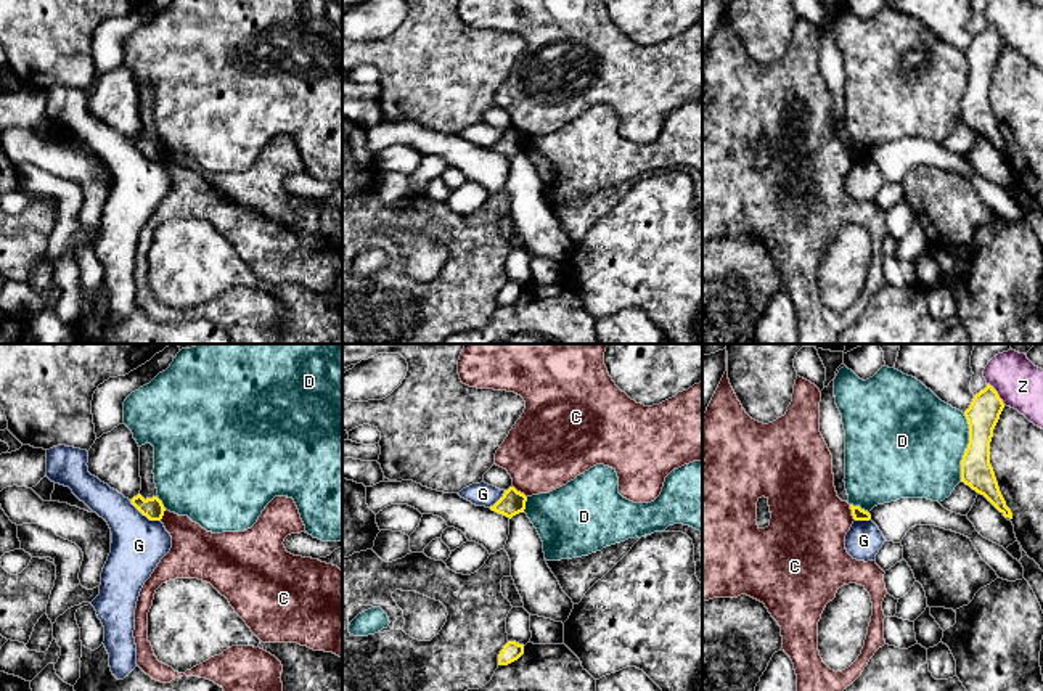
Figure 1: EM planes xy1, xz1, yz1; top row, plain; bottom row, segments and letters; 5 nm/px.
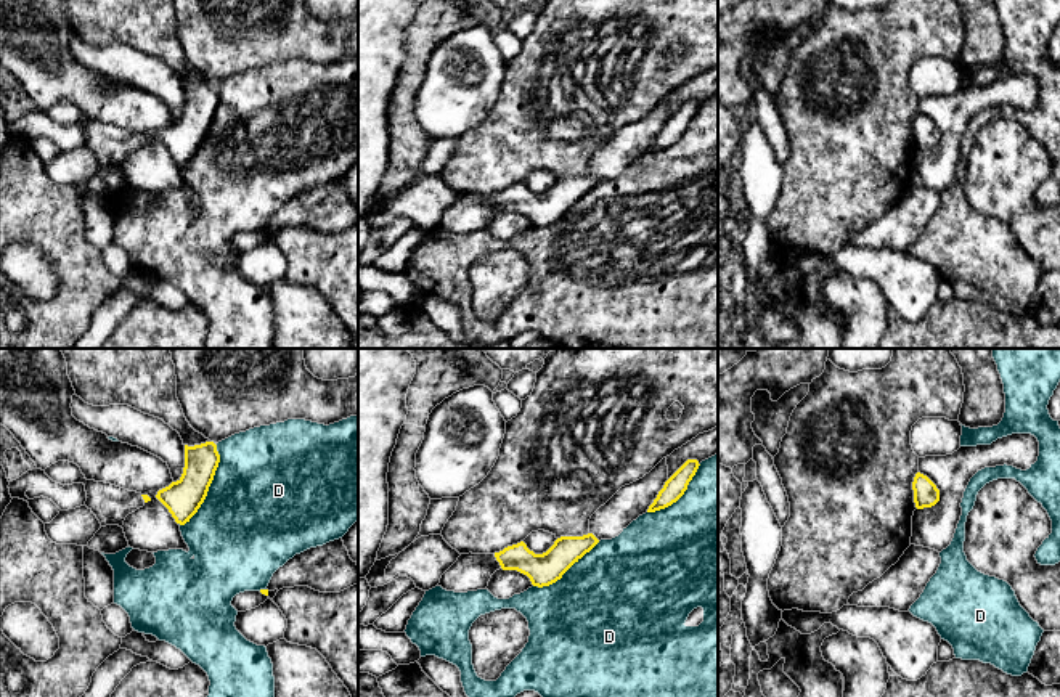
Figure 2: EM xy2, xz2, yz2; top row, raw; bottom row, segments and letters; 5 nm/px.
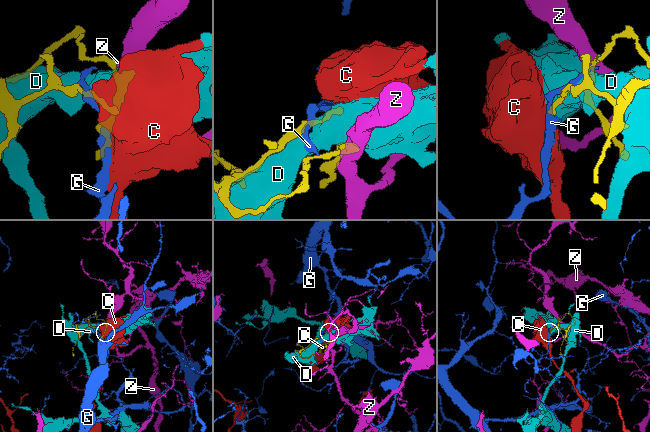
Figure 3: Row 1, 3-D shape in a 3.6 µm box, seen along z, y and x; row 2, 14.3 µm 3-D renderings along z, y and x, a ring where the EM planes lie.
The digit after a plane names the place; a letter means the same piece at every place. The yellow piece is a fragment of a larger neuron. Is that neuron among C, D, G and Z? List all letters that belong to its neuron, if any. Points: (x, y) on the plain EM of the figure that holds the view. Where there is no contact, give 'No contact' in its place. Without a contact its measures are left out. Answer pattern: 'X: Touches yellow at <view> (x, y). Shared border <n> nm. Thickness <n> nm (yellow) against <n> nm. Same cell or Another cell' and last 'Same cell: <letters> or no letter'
C: Touches yellow at yz1 (852, 153). Shared border 90 nm. Thickness 60 nm (yellow) against 380 nm. Another cell
D: Touches yellow at xy2 (209, 126). Shared border 440 nm. Thickness 180 nm (yellow) against 500 nm. Another cell
G: Touches yellow at xy1 (145, 155). Shared border 190 nm. Thickness 110 nm (yellow) against 260 nm. Another cell
Z: Touches yellow at yz1 (997, 34). Shared border 140 nm. Thickness 160 nm (yellow) against 240 nm. Another cell
Same cell: no letter

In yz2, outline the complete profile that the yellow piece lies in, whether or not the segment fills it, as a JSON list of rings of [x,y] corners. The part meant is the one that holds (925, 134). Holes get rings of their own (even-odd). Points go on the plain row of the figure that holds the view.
[[[920,112],[914,117],[912,130],[917,149],[932,148],[940,141],[940,130],[927,116]]]

